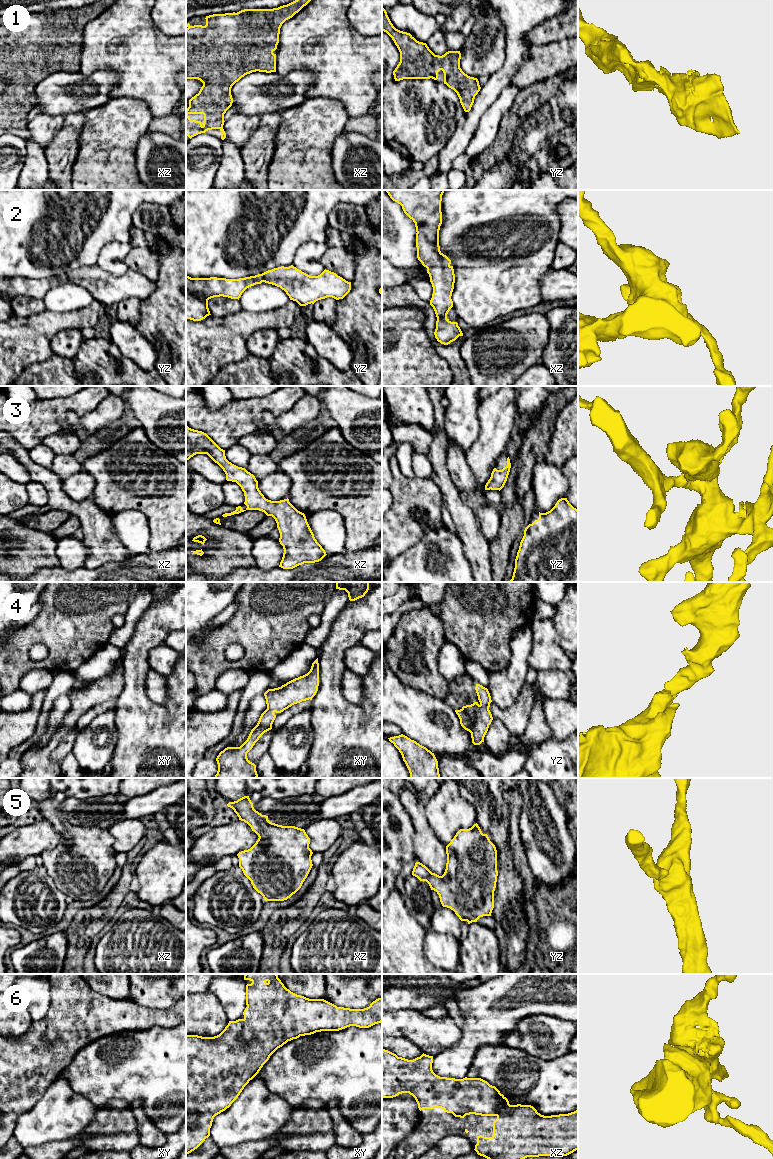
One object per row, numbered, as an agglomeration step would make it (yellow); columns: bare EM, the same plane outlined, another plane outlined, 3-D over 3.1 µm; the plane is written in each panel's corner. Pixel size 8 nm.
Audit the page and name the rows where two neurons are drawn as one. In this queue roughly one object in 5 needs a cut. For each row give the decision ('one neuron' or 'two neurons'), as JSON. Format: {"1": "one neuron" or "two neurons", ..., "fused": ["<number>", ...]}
{"1": "one neuron", "2": "one neuron", "3": "one neuron", "4": "one neuron", "5": "one neuron", "6": "one neuron", "fused": []}

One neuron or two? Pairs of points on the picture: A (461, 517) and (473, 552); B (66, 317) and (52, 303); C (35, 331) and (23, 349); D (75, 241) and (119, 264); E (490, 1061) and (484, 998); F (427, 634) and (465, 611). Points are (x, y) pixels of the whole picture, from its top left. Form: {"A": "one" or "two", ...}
{"A": "one", "B": "two", "C": "one", "D": "two", "E": "two", "F": "two"}

